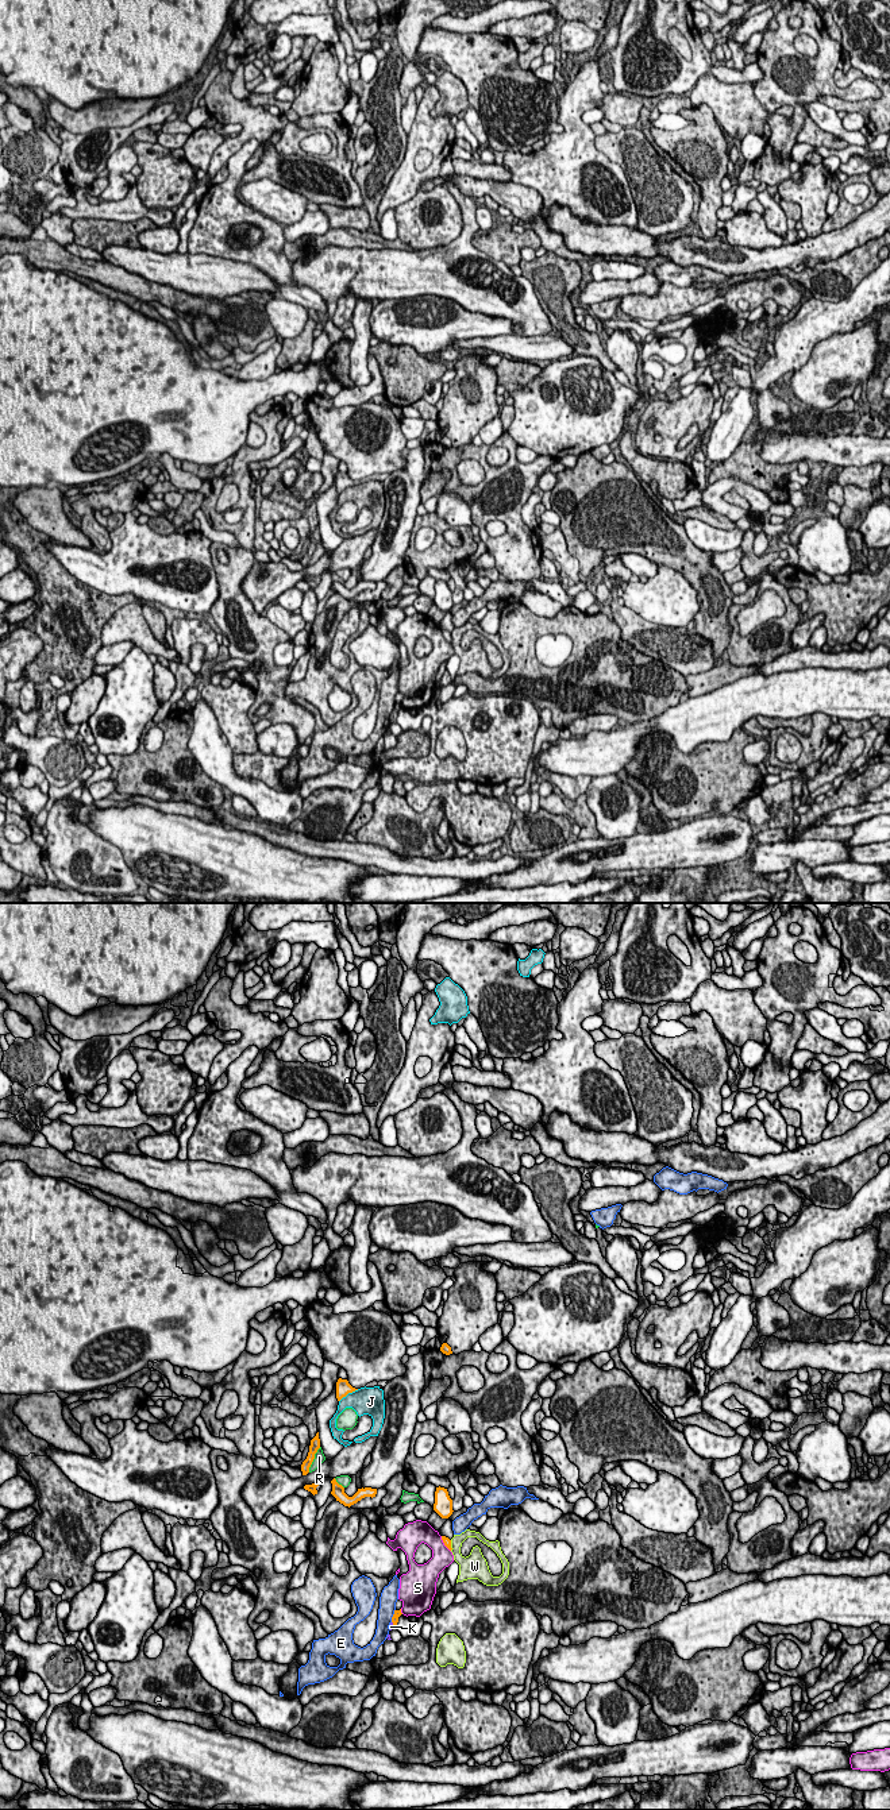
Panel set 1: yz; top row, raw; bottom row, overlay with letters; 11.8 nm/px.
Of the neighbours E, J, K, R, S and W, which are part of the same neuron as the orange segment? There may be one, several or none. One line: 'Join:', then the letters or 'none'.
Join: K

